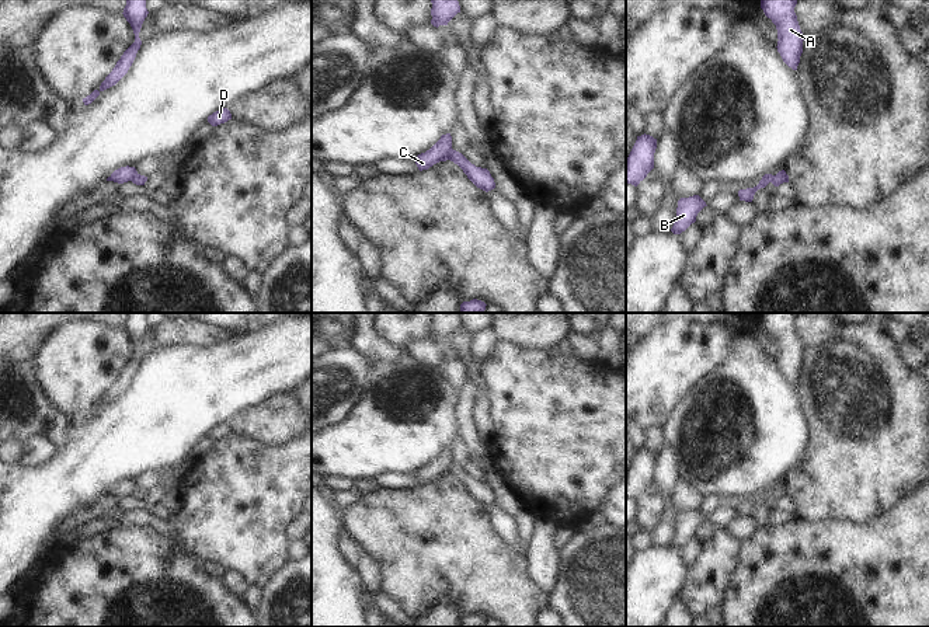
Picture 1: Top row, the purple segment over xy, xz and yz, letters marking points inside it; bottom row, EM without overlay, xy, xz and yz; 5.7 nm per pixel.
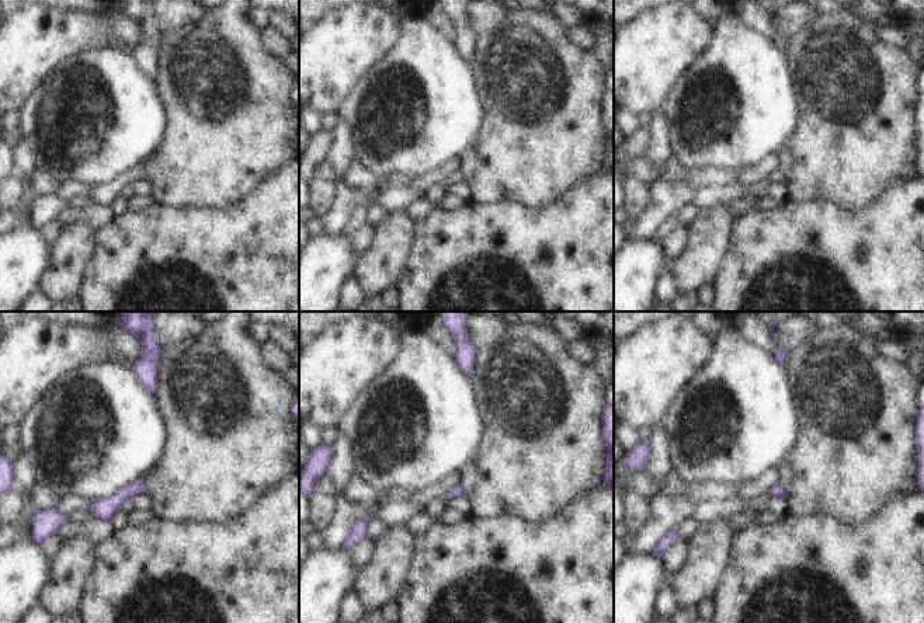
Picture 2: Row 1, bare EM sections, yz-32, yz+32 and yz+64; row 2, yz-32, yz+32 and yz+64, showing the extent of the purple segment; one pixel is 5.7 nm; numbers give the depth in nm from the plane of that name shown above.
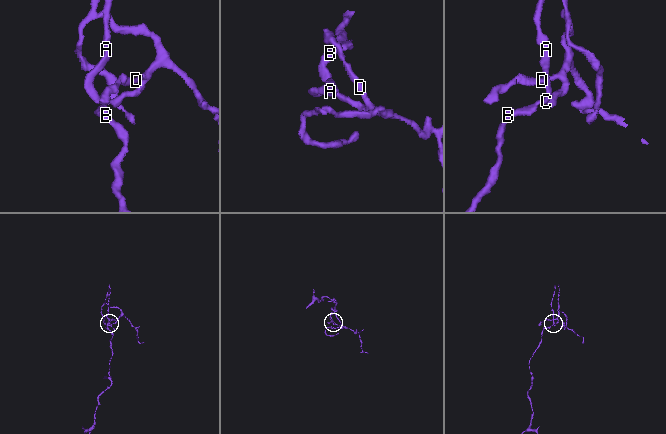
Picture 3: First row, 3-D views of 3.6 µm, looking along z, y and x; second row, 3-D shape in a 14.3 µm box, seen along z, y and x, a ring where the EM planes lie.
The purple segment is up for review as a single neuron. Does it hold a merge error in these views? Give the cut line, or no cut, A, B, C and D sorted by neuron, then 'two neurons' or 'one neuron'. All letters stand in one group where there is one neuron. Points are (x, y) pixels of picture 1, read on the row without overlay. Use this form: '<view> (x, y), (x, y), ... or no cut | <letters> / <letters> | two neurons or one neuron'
yz (783, 484), (771, 495) | A B C / D | two neurons

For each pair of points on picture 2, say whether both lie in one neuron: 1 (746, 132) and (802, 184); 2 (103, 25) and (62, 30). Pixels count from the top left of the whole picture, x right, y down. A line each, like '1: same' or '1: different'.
1: different
2: same

